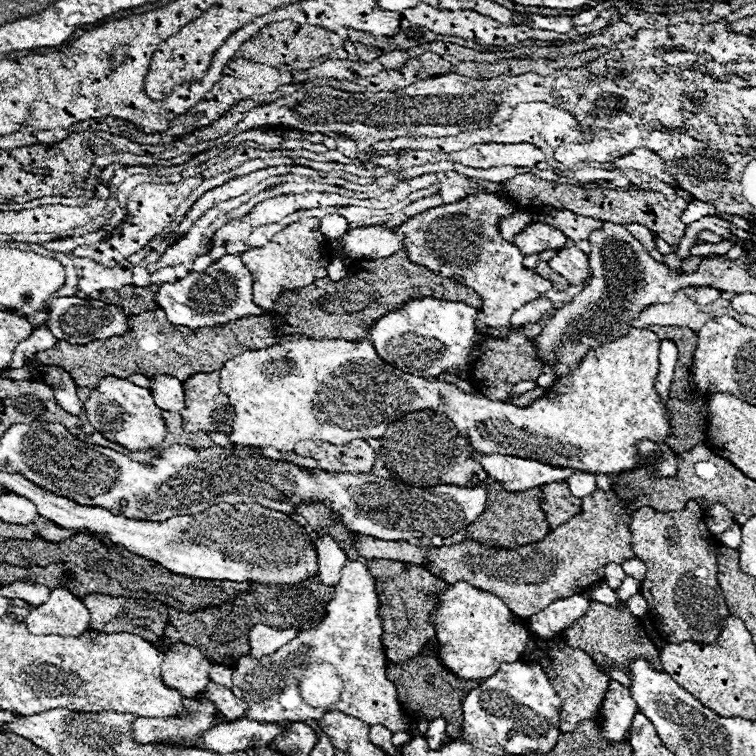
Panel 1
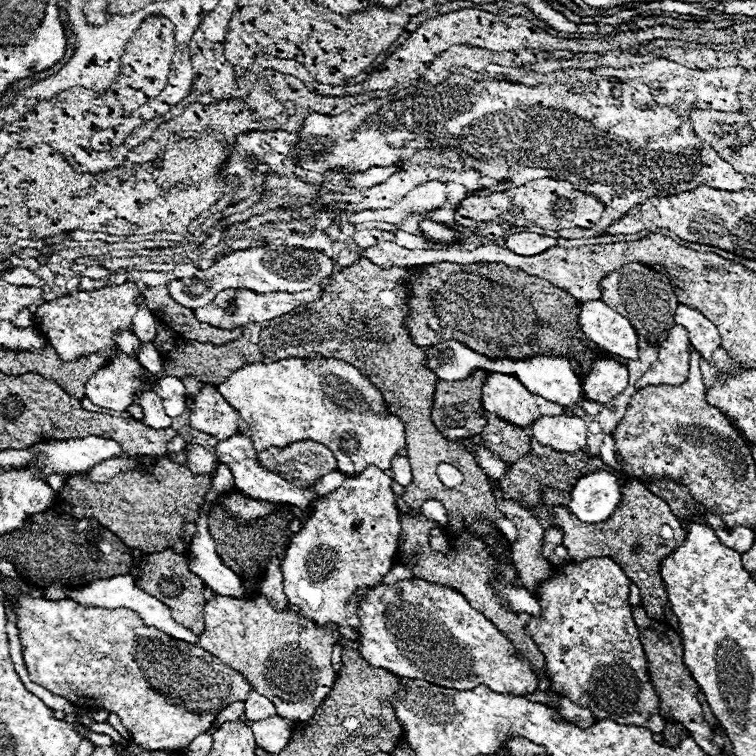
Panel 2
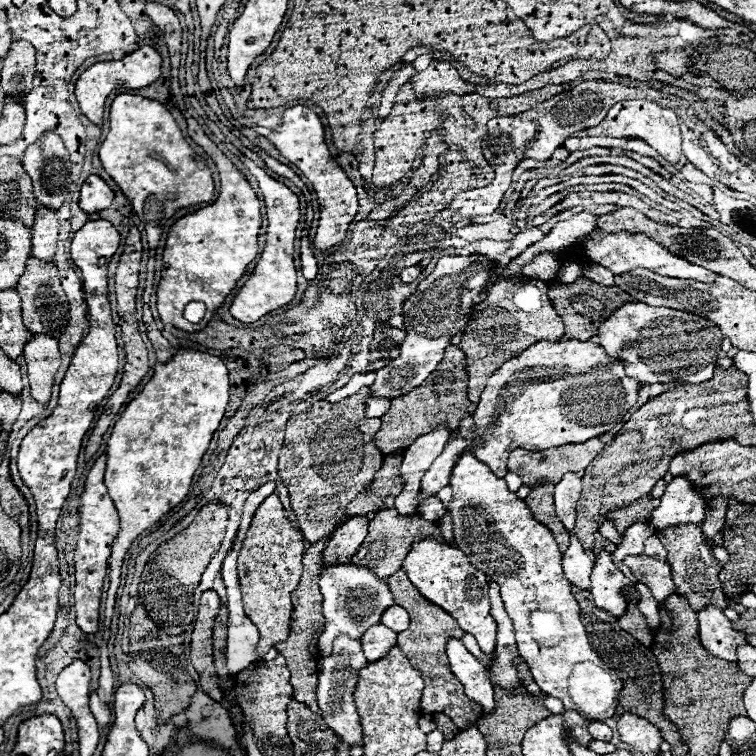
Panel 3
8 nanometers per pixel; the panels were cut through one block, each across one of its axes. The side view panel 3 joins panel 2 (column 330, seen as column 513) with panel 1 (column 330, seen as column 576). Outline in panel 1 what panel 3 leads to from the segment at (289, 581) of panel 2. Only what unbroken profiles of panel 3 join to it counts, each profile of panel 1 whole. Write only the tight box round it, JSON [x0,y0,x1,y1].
[232,560,410,734]

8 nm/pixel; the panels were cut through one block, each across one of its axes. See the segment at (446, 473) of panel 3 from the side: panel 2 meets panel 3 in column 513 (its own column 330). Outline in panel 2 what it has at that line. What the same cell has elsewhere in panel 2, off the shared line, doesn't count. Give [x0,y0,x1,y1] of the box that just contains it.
[216,358,406,474]

